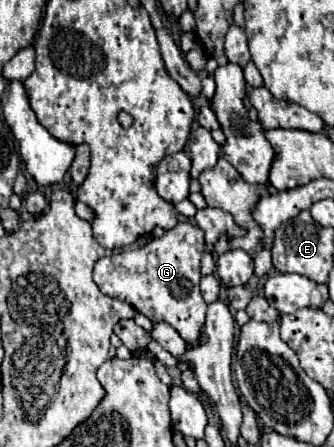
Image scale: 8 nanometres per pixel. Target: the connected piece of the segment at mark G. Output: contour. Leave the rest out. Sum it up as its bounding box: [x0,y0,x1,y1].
[93,223,207,343]

